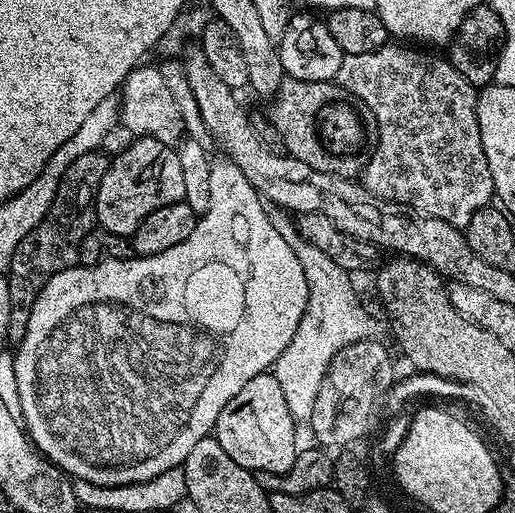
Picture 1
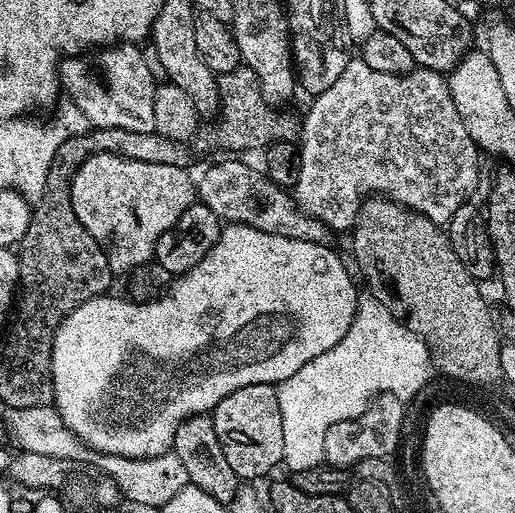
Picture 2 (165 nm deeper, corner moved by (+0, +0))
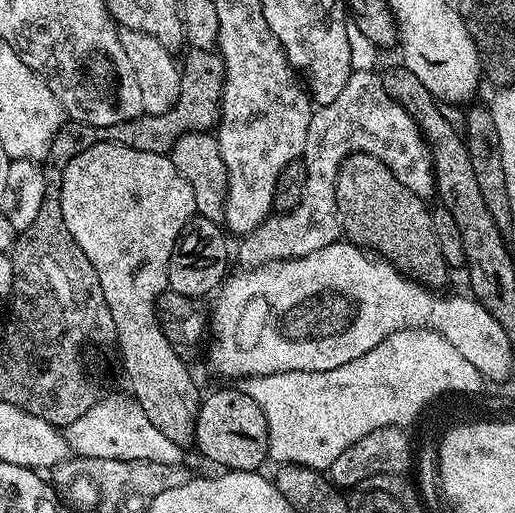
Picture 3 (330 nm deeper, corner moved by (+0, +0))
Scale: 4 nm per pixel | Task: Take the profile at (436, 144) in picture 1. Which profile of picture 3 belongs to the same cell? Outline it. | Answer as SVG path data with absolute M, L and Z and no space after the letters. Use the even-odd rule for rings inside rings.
M353 71L352 77L346 82L342 94L334 98L334 102L321 104L313 111L310 118L310 130L306 130L306 146L302 157L306 166L306 186L302 190L302 198L293 206L290 212L269 214L254 231L239 241L241 265L255 266L257 264L269 264L273 260L288 260L298 256L309 256L311 250L321 244L327 244L336 236L338 219L333 207L333 193L336 190L336 179L340 163L347 156L353 156L355 152L370 154L382 161L409 190L414 194L425 198L431 197L436 191L436 173L432 171L432 150L428 141L420 132L411 114L398 102L394 102L386 94L379 75L375 71Z

